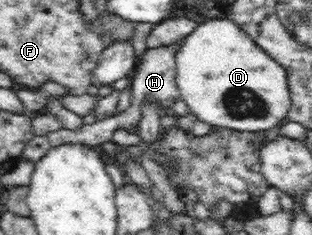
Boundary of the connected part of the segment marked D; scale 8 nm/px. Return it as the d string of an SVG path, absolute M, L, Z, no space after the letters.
M207 20L181 40L176 87L197 121L233 131L267 132L283 124L291 101L287 72L232 20Z

